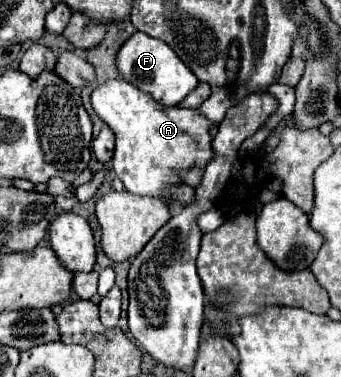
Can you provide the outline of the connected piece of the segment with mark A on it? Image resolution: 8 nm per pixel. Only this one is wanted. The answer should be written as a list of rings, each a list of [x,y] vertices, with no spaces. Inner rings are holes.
[[[123,79],[103,83],[91,95],[95,113],[115,131],[113,171],[123,181],[125,189],[135,195],[153,195],[167,199],[169,187],[183,183],[181,169],[205,169],[213,159],[209,121],[193,109],[171,107],[163,109],[147,93],[129,85]],[[197,117],[197,121],[195,121]],[[197,131],[197,133],[195,133]]]

